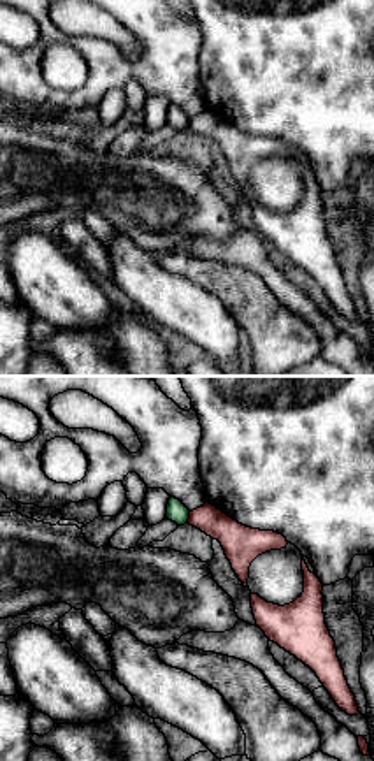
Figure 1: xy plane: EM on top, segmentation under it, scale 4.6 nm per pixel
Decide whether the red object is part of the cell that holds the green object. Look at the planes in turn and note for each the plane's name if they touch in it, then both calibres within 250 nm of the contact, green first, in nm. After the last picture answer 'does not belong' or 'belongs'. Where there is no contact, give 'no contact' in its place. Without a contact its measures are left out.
contact in xy; calibres 90 and 150 nm

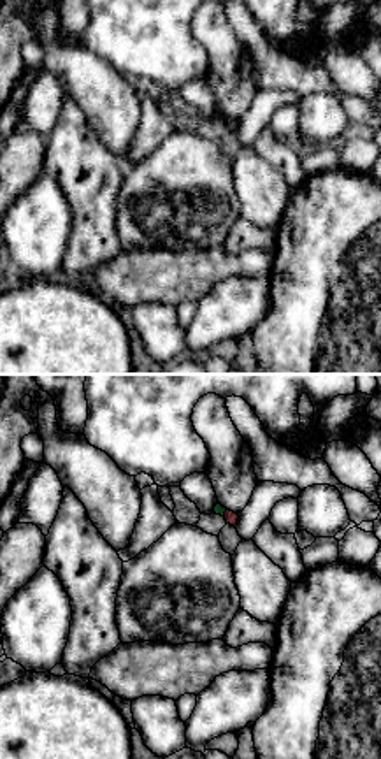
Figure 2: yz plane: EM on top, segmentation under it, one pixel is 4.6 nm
contact in yz; calibres 50 and 60 nm

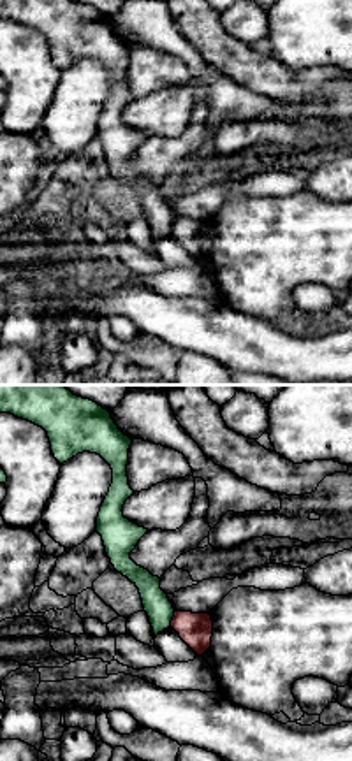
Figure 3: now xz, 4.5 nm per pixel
contact in xz; calibres 120 and 160 nm

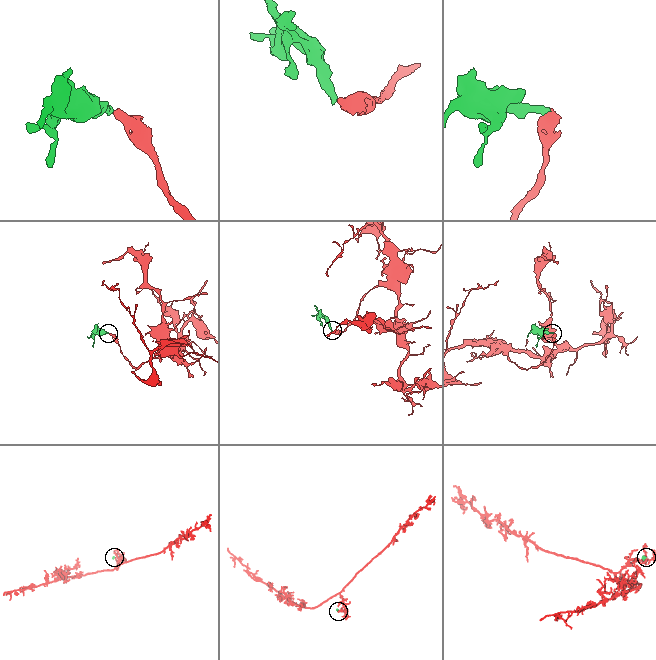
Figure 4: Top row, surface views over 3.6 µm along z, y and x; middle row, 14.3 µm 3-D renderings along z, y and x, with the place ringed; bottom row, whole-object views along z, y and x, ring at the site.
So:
does not belong

